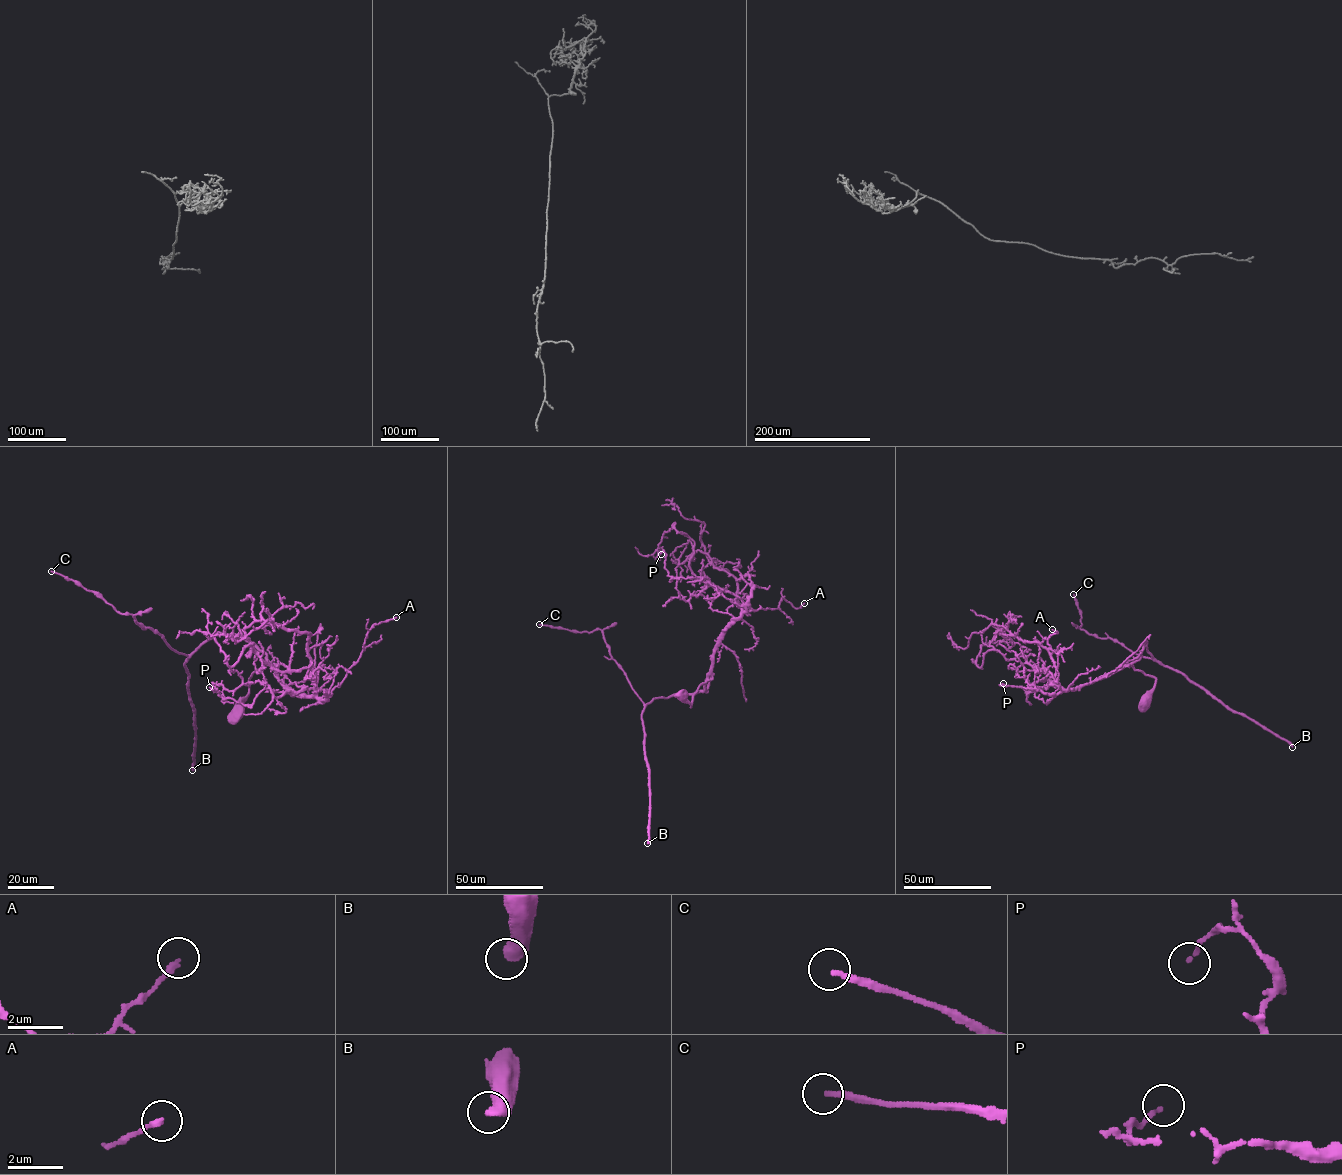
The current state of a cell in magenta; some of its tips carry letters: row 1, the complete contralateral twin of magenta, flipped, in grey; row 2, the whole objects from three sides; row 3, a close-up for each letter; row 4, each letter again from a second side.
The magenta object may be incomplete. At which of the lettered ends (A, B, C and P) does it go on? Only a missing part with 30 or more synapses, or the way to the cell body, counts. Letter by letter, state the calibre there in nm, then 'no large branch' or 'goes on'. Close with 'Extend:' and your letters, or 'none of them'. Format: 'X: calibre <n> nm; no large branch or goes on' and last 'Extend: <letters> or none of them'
A: calibre 200 nm; no large branch
B: calibre 460 nm; goes on
C: calibre 220 nm; no large branch
P: calibre 150 nm; no large branch
Extend: B

